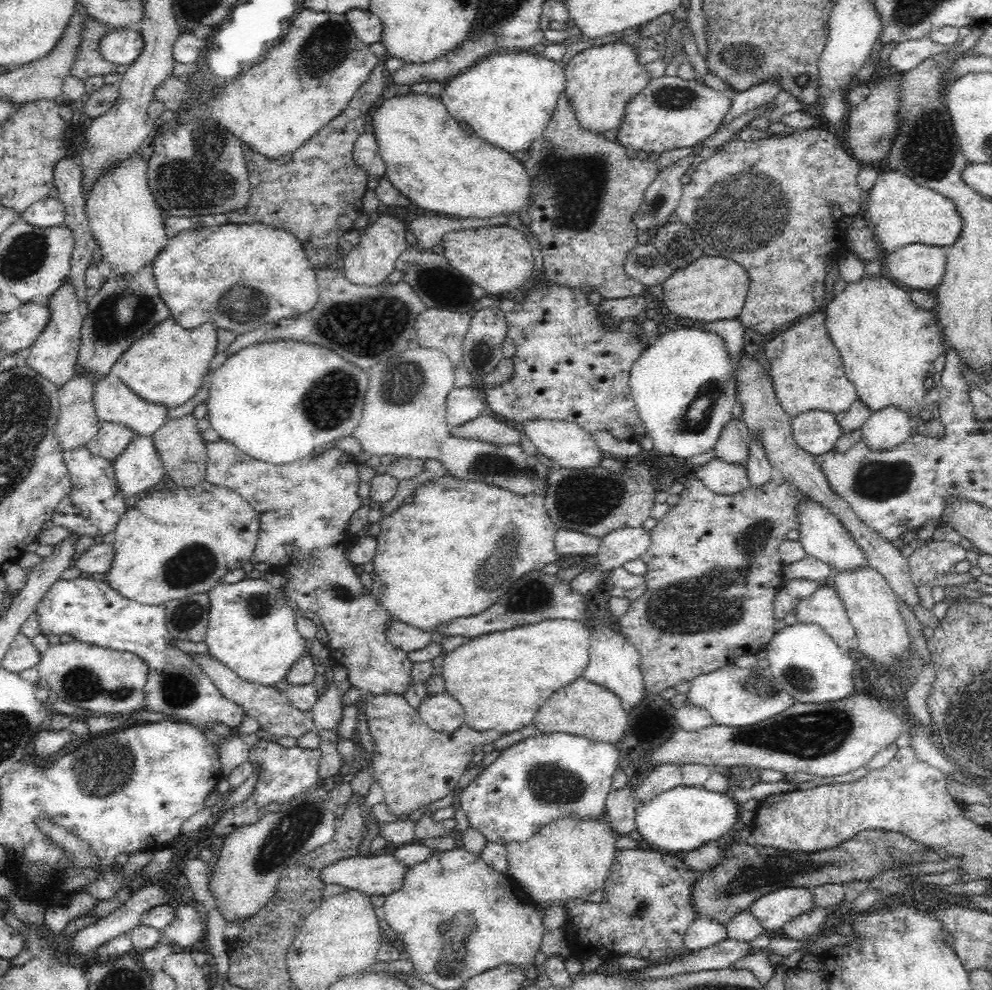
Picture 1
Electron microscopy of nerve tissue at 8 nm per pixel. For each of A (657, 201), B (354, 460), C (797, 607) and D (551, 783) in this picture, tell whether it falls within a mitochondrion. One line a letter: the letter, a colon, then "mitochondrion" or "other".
A: mitochondrion
B: other
C: other
D: mitochondrion

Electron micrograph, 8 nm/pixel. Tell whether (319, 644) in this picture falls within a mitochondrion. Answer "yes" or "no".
no

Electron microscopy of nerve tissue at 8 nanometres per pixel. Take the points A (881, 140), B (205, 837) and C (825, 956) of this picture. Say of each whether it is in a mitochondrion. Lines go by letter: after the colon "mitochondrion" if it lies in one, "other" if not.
A: mitochondrion
B: other
C: other

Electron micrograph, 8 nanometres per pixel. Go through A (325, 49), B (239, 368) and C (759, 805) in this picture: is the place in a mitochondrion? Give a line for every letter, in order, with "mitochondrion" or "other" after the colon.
A: mitochondrion
B: other
C: other

